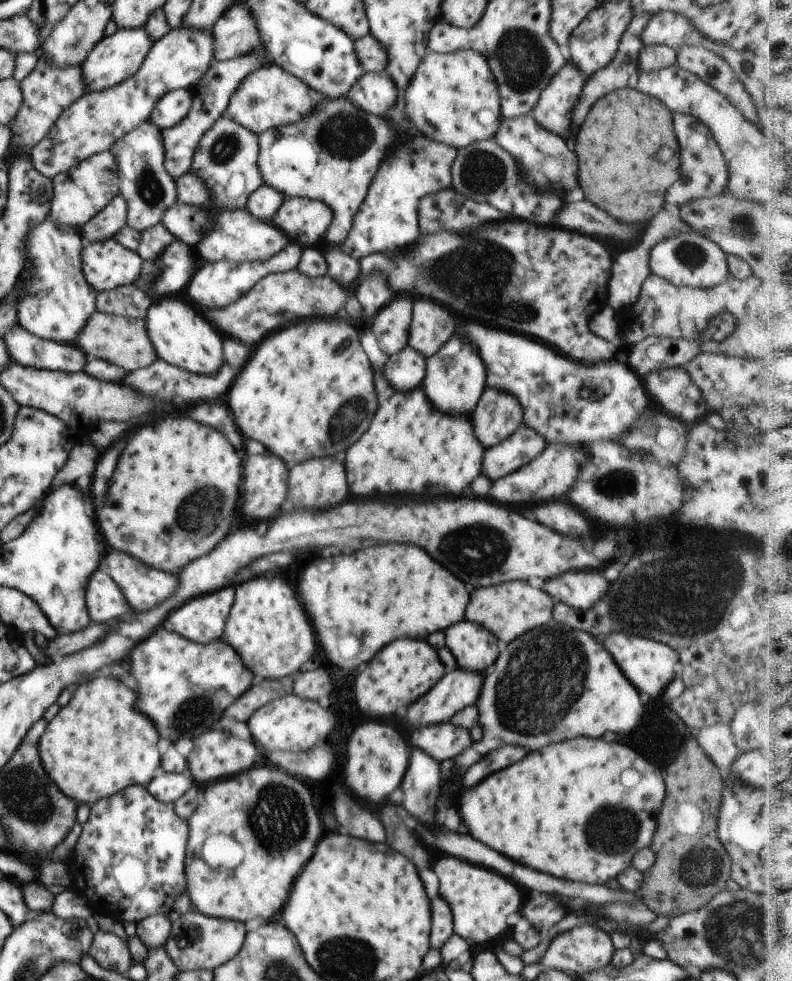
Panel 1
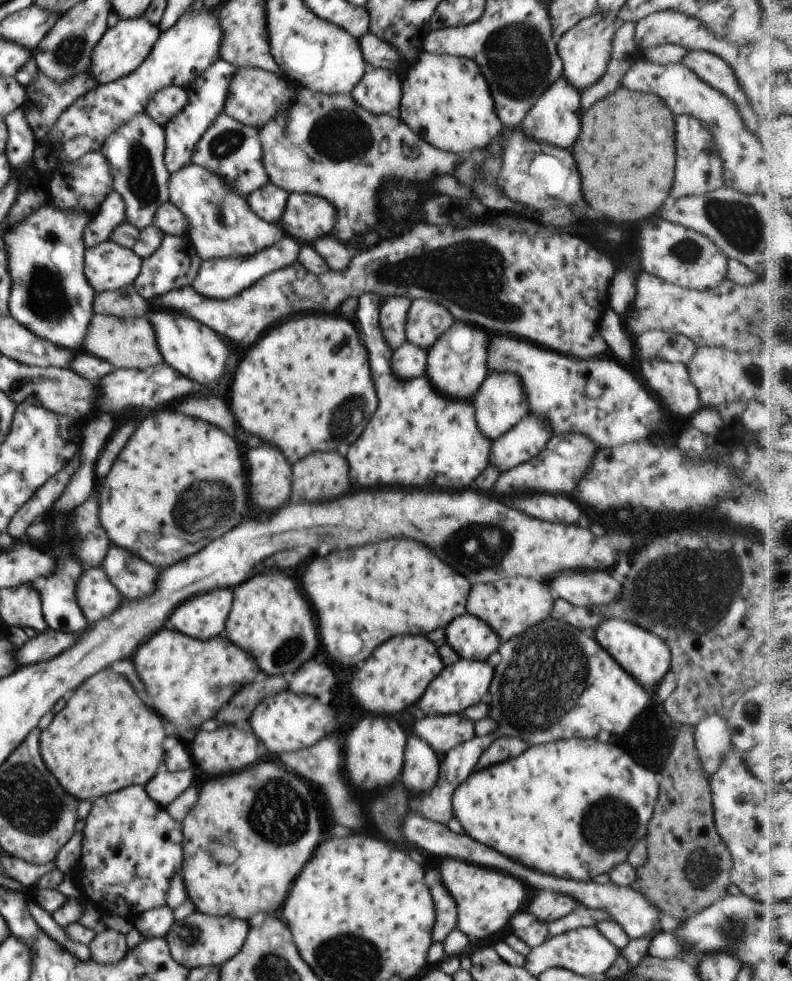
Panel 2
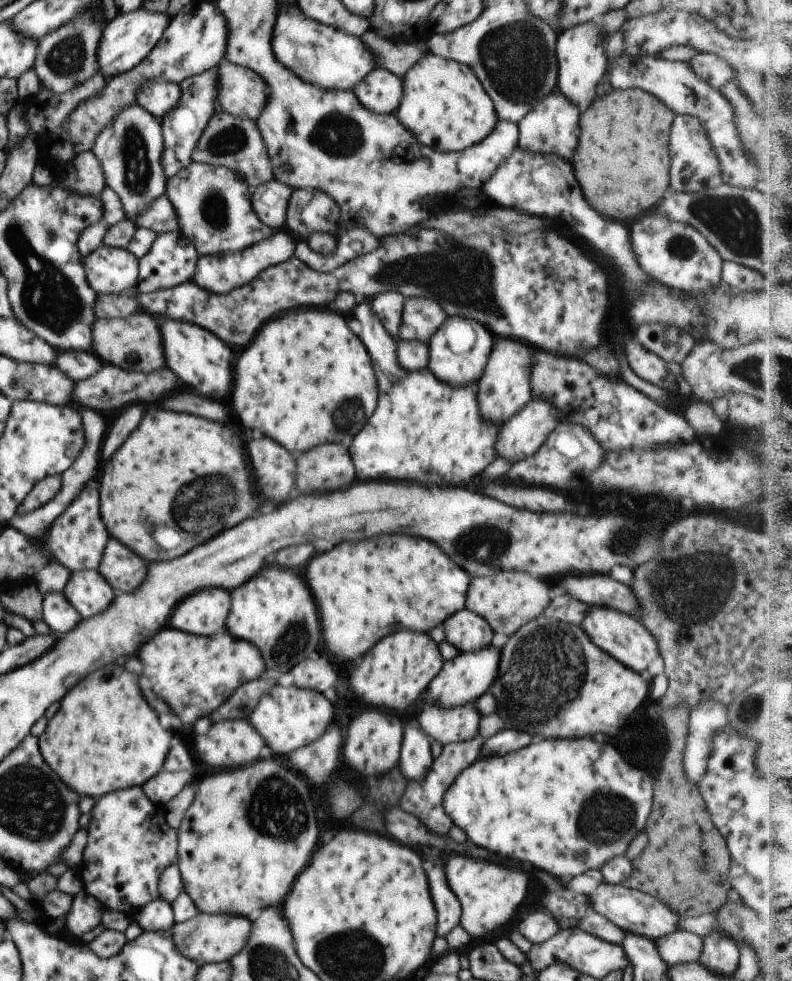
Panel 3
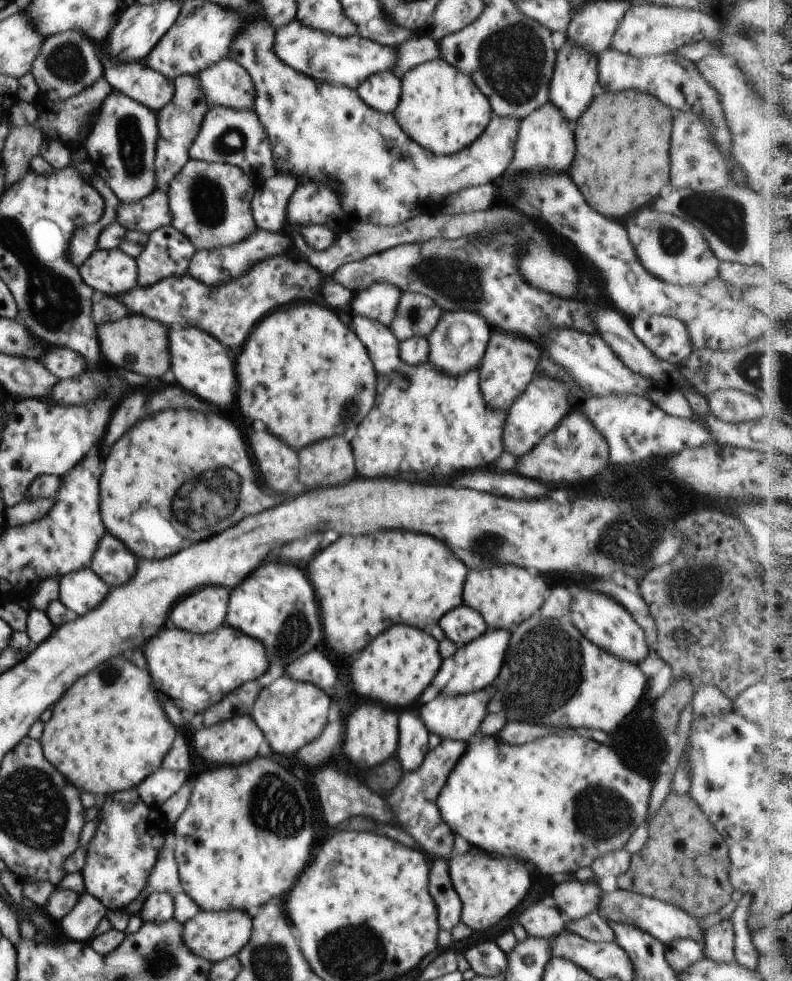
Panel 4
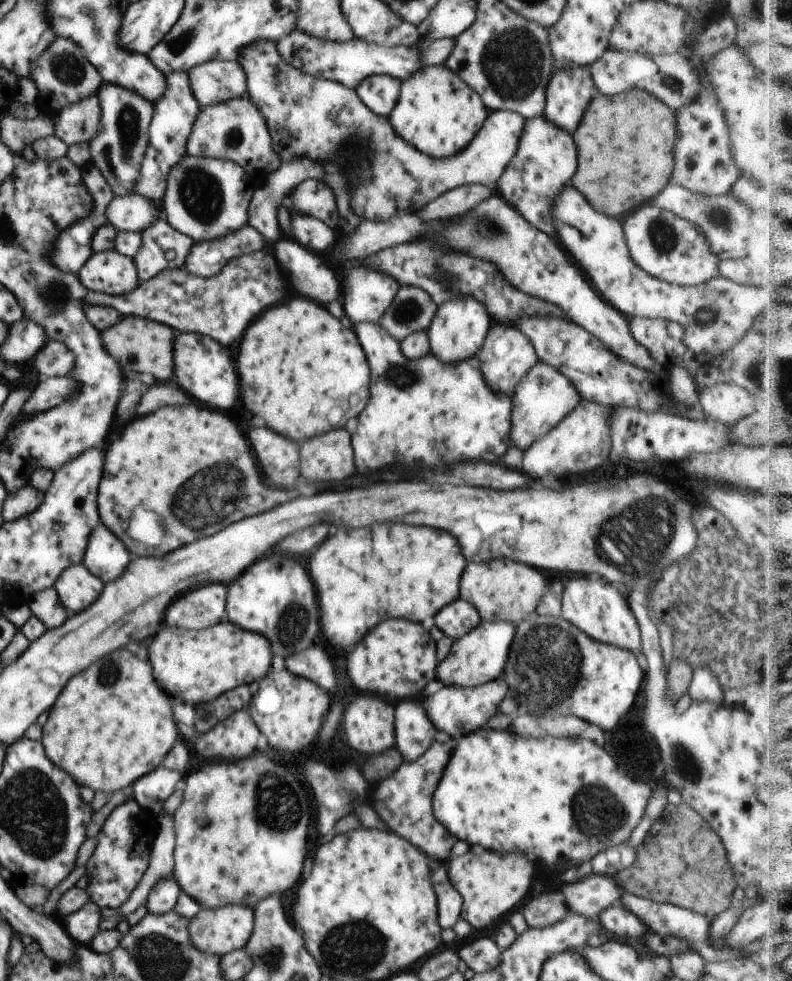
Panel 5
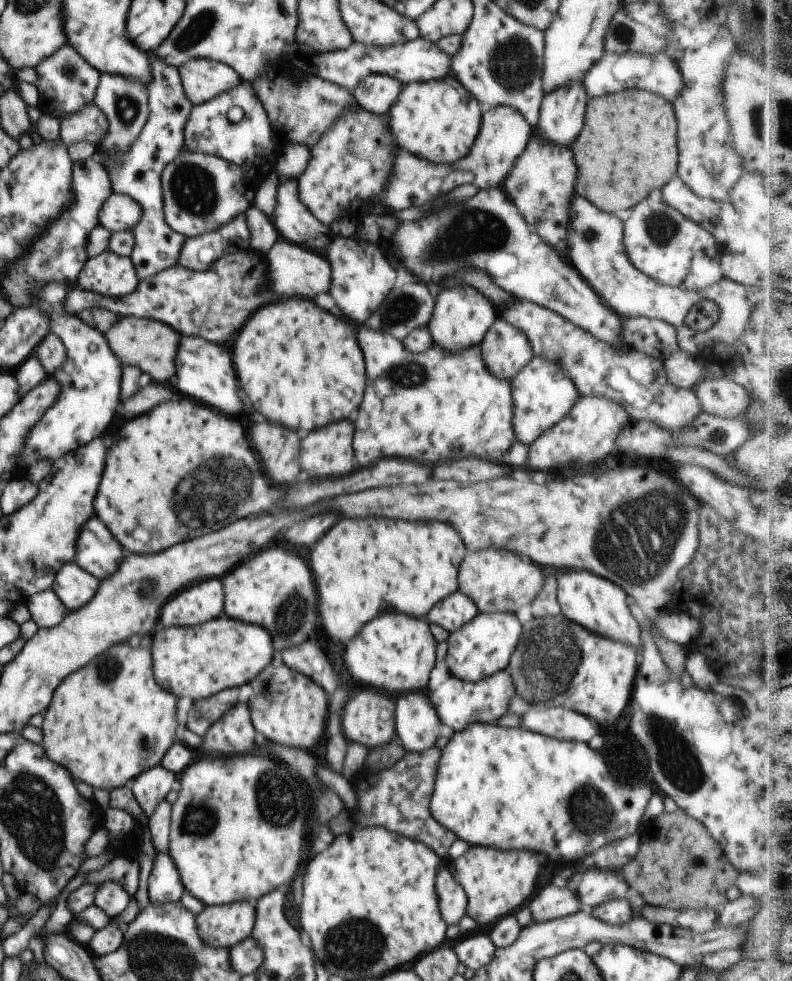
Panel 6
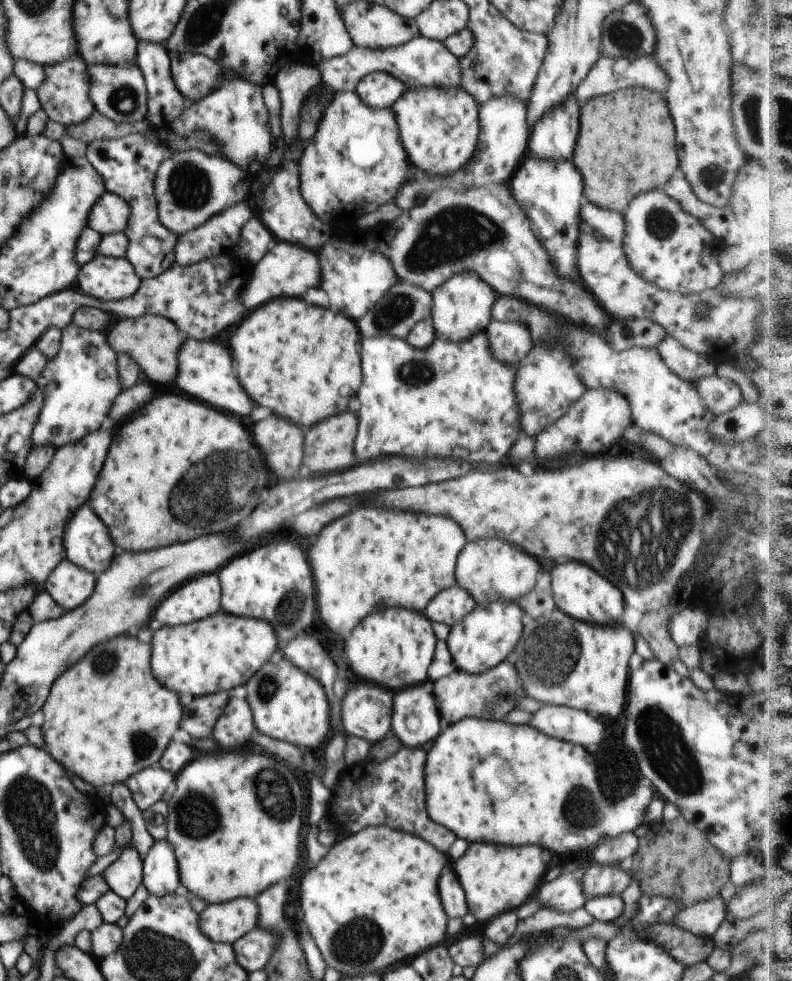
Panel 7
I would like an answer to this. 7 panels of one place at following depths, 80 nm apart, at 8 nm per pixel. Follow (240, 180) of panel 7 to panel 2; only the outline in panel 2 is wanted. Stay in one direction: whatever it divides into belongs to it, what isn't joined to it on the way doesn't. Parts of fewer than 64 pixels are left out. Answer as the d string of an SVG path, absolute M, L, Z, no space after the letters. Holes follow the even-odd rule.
M191 163L172 174L169 193L170 202L186 215L189 222L187 236L202 260L252 256L286 236L279 224L264 222L252 212L247 199L200 165Z

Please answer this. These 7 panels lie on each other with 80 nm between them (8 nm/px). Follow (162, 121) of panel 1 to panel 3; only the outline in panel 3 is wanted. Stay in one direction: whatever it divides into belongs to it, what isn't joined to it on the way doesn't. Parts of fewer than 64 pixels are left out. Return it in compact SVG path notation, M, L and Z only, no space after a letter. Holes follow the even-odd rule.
M147 81L137 94L137 104L158 120L176 108L182 96L179 85L166 81Z

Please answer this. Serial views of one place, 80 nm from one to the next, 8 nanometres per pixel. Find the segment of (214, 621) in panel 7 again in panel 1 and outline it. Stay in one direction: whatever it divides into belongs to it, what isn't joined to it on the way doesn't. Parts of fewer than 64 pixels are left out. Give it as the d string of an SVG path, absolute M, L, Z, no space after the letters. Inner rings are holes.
M164 628L154 630L147 639L136 645L136 648L130 652L130 666L132 666L130 674L138 684L136 708L144 712L152 720L160 736L170 742L178 742L180 738L194 740L204 732L212 730L214 722L218 722L225 710L252 686L254 677L253 672L244 666L235 648L225 640L201 645L178 636L172 630L168 632Z

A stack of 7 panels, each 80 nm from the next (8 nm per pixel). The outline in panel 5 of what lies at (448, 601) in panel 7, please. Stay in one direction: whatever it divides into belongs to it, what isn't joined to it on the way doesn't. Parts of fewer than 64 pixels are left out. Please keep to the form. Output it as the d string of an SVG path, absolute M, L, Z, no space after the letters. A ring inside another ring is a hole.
M459 598L442 608L434 620L443 634L455 641L475 629L481 622L481 616L475 606Z

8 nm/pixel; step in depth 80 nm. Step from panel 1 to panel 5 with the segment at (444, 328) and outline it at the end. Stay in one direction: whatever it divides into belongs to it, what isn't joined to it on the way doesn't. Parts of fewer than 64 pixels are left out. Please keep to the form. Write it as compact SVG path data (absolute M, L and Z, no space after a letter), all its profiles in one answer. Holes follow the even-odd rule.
M401 286L378 323L401 341L412 333L426 332L438 307L426 291Z

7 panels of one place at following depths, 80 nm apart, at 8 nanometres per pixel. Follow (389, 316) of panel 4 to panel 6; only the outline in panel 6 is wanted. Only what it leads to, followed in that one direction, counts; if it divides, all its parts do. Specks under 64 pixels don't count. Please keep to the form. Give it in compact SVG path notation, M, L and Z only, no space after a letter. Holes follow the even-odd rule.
M334 238L328 248L328 260L332 266L330 296L346 318L358 324L366 322L396 285L399 271L395 263L388 258L386 251L380 252L378 246L356 242L354 238Z

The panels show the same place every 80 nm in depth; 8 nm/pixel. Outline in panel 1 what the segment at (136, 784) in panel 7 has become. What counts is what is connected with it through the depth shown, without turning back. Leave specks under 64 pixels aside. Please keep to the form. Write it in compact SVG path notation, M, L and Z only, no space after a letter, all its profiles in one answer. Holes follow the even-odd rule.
M162 770L146 787L156 800L174 804L193 784L194 780L188 772L174 774Z

